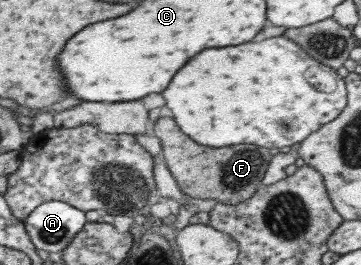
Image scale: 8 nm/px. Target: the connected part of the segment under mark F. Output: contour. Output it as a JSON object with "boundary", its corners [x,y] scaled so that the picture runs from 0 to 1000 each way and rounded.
{"boundary":[[[443,442],[418,464],[413,498],[435,517],[457,626],[496,717],[532,747],[598,751],[620,774],[654,774],[684,755],[717,706],[751,585],[731,555],[668,543],[576,558],[510,517],[471,442]]]}

